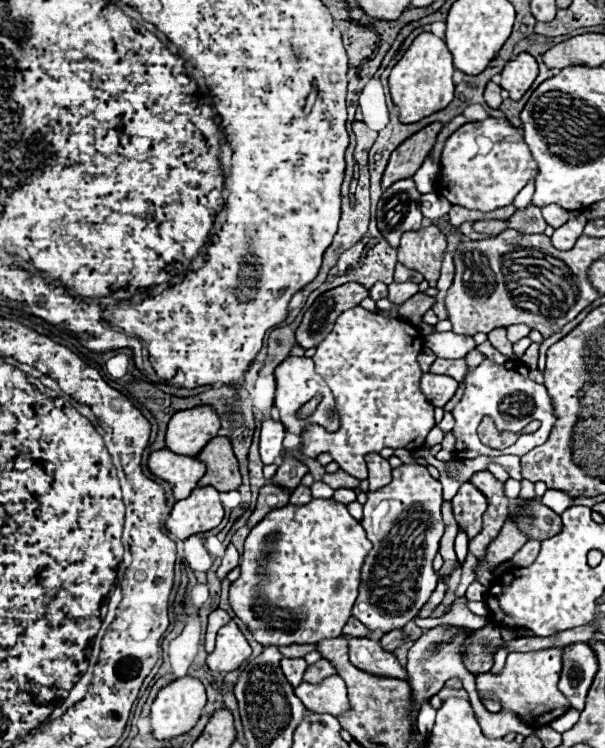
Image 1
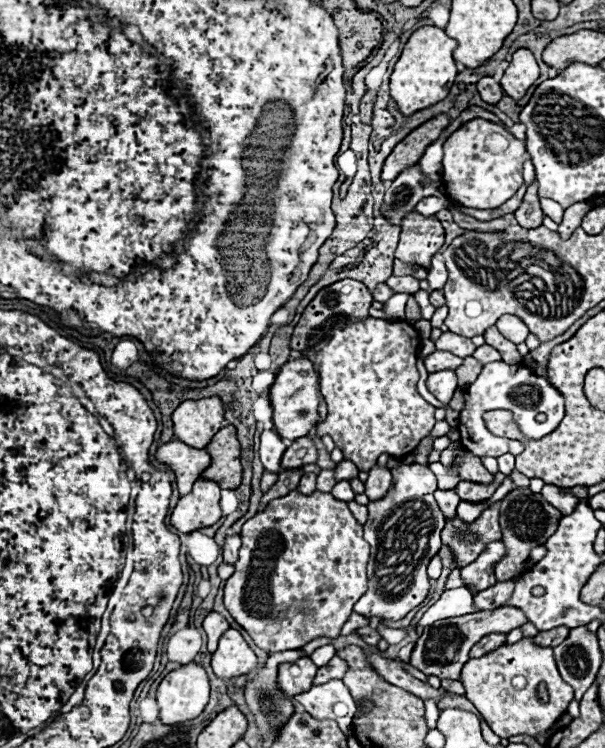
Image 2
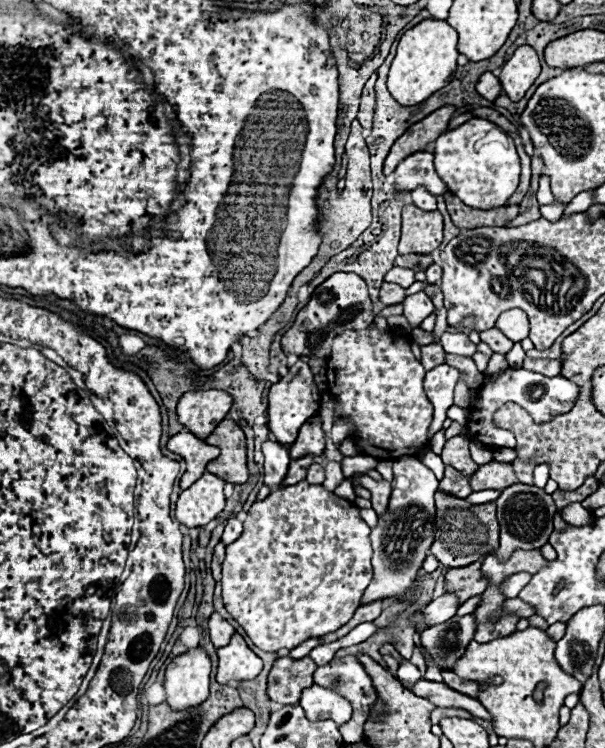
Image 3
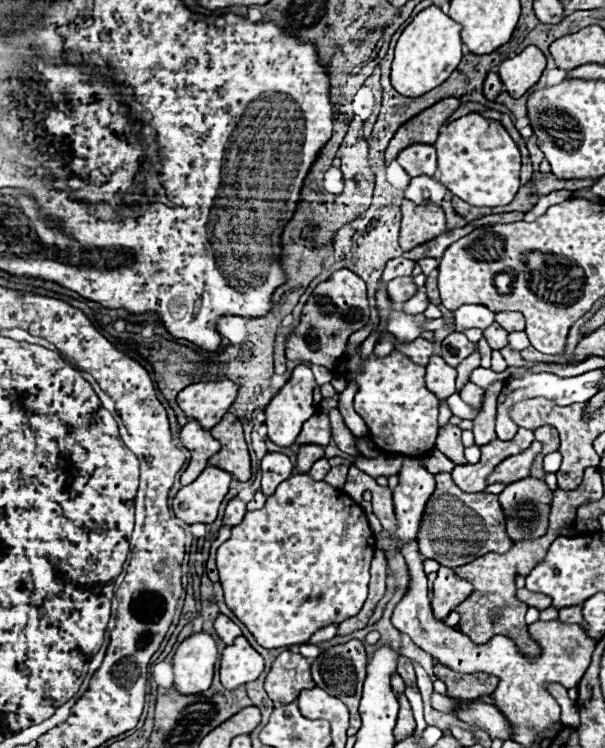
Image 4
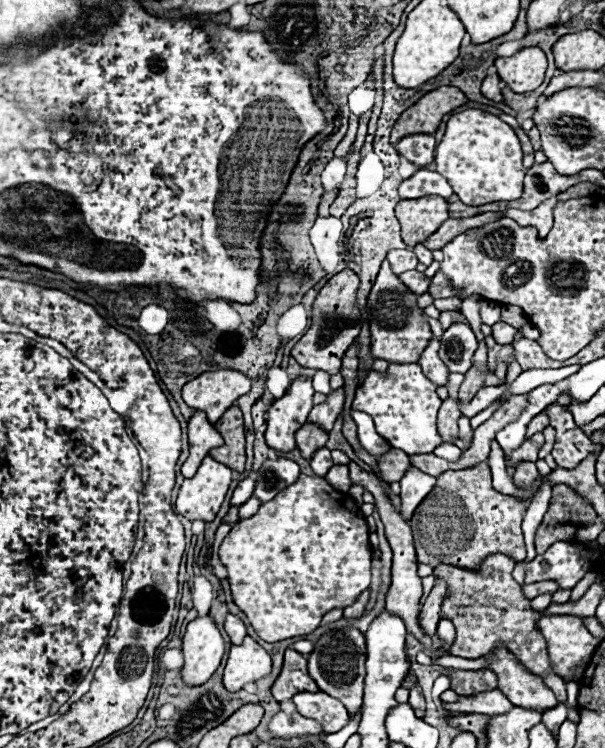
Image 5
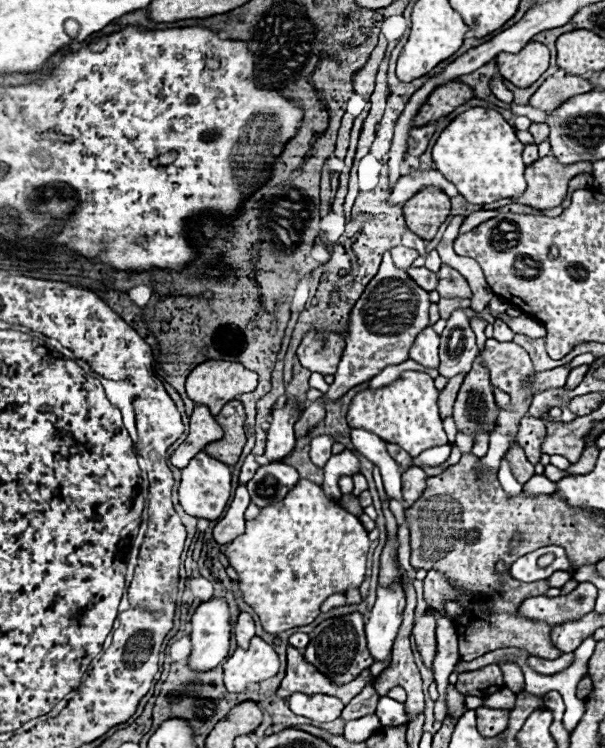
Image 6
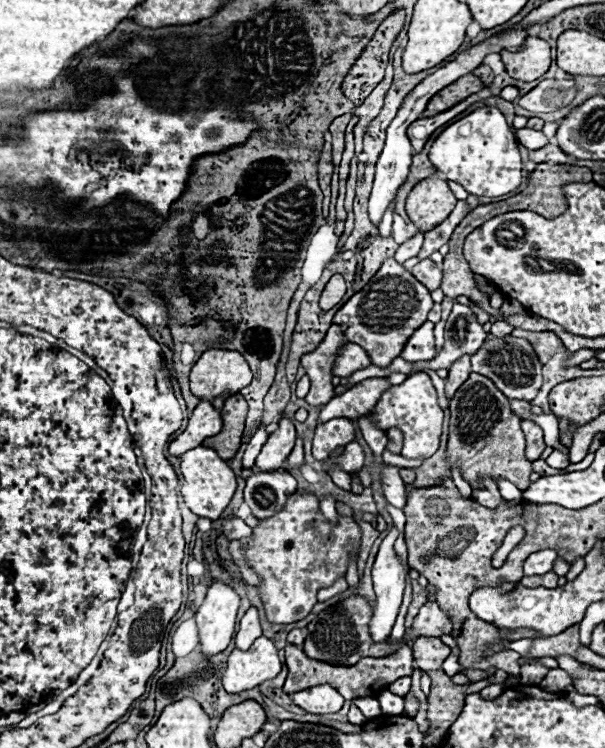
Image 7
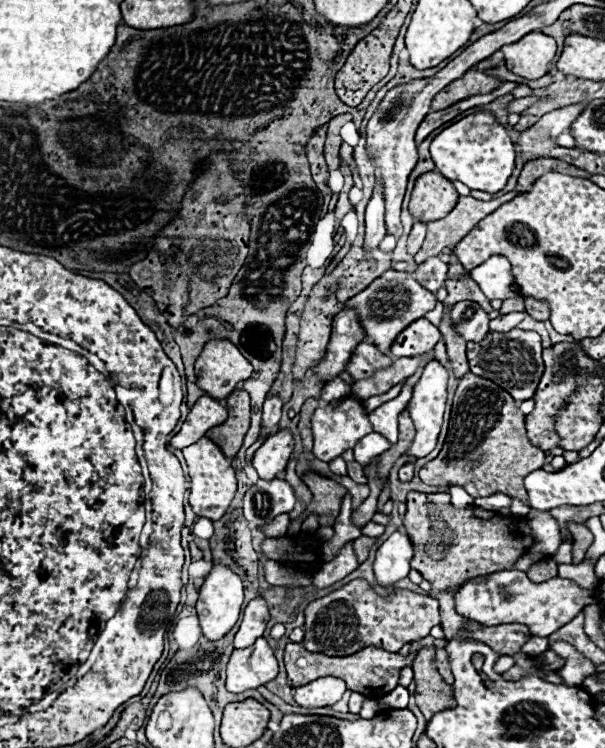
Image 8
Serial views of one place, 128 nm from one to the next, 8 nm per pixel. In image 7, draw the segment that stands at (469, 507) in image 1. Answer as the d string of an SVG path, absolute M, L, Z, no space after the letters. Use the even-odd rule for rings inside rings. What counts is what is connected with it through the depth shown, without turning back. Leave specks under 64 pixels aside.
M522 420L522 430L526 434L526 458L530 462L534 462L540 458L542 450L546 448L542 428L538 424L534 424L532 420Z

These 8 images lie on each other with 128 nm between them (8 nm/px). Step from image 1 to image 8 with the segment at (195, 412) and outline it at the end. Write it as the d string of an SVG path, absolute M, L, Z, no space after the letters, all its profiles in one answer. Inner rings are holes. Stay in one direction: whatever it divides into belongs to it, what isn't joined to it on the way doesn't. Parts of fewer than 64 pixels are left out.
M226 340L208 342L196 360L196 386L218 400L224 400L250 374L250 362Z

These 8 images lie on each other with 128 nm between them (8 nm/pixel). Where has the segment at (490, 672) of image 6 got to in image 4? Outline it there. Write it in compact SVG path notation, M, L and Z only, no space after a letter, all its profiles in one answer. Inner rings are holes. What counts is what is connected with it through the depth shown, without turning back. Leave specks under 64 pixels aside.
M442 664L434 666L434 674L448 686L448 696L460 698L460 700L476 700L480 696L488 696L498 686L498 678L494 678L494 676L460 674L460 672L454 672Z

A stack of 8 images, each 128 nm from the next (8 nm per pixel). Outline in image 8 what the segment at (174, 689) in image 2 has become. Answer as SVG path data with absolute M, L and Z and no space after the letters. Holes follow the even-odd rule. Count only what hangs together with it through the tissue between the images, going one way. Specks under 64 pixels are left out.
M214 564L210 574L206 576L202 588L200 588L200 598L196 602L200 628L202 628L202 634L206 636L206 640L216 642L216 640L220 640L222 636L226 636L232 630L232 626L236 624L236 620L240 616L242 600L244 600L242 580L230 568L222 566L222 564Z

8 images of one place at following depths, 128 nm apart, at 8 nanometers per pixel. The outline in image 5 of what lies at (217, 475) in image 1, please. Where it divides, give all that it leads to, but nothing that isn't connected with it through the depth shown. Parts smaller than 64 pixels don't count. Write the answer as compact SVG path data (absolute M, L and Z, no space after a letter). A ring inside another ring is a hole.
M238 406L228 408L224 416L214 424L214 428L222 434L224 446L210 450L210 456L236 472L244 472L246 454L244 454L244 428L240 408Z

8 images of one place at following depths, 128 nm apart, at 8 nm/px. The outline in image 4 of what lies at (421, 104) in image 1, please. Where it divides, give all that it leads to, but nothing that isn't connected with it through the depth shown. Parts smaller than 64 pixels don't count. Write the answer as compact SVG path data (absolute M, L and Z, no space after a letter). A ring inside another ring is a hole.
M430 6L422 10L398 38L392 62L392 86L402 96L416 98L418 94L426 94L426 90L432 90L434 86L446 82L462 58L460 30L462 26L446 16L440 8Z

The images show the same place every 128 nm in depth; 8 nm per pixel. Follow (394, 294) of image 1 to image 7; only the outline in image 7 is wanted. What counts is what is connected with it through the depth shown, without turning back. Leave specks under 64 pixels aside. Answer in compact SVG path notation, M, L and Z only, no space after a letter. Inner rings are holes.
M416 234L414 238L410 238L408 242L404 242L404 244L400 244L400 248L396 250L396 254L394 254L394 258L402 264L402 262L406 262L408 258L414 258L414 256L418 256L418 252L420 252L420 248L422 248L422 240L424 240L424 234Z

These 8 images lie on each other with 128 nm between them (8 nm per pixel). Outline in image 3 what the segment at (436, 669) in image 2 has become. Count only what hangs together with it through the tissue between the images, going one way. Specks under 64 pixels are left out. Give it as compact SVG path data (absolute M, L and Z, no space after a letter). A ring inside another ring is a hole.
M512 598L512 600L504 602L500 614L514 614L518 618L530 618L534 614L534 610L526 602L522 602L520 598ZM474 614L454 616L442 624L430 626L420 634L424 652L434 660L440 670L452 670L454 662L466 654L468 644L474 638L476 618Z

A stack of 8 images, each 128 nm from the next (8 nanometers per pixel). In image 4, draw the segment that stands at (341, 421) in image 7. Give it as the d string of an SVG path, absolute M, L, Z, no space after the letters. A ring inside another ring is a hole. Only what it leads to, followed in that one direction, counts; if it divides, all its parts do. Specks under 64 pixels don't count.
M320 458L318 462L314 462L314 466L310 468L310 478L324 478L326 476L326 472L330 470L330 464L328 464L328 460L326 458Z

